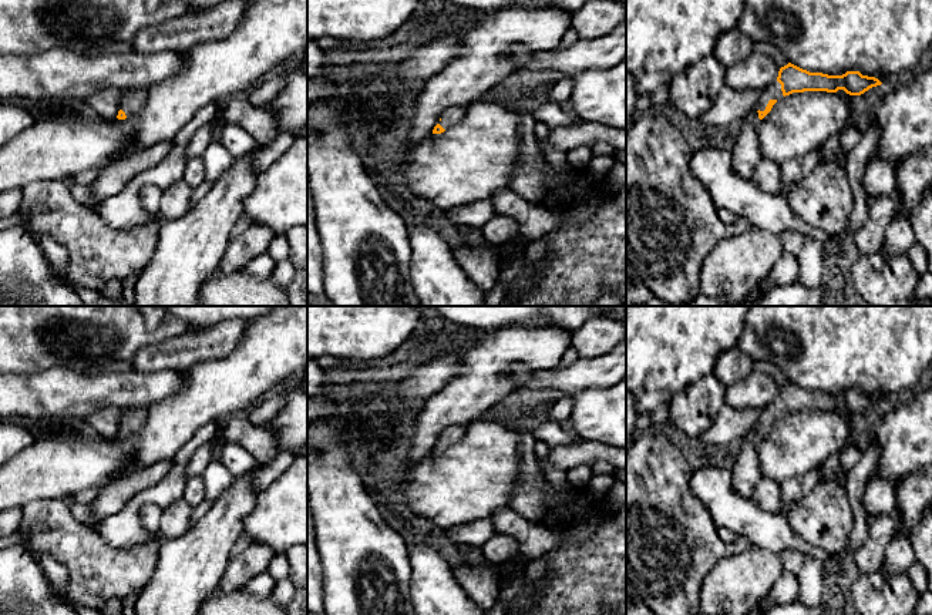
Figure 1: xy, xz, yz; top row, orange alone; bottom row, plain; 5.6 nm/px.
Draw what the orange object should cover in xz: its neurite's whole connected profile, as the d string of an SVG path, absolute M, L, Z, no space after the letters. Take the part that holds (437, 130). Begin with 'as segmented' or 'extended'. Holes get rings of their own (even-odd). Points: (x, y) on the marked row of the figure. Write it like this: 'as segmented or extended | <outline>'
extended | M450 107L441 114L441 120L434 127L433 134L441 134L451 125L457 124L465 117L467 108L464 107Z

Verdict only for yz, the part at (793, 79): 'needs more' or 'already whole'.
needs more

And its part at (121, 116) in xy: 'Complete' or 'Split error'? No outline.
Split error

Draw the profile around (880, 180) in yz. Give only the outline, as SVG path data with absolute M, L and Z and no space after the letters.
M869 159L864 169L864 188L868 195L885 196L896 186L895 171L884 159Z

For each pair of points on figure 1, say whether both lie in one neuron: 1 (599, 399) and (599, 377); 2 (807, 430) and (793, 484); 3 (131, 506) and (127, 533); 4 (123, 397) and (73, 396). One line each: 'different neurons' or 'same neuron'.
1: different neurons
2: different neurons
3: same neuron
4: same neuron

